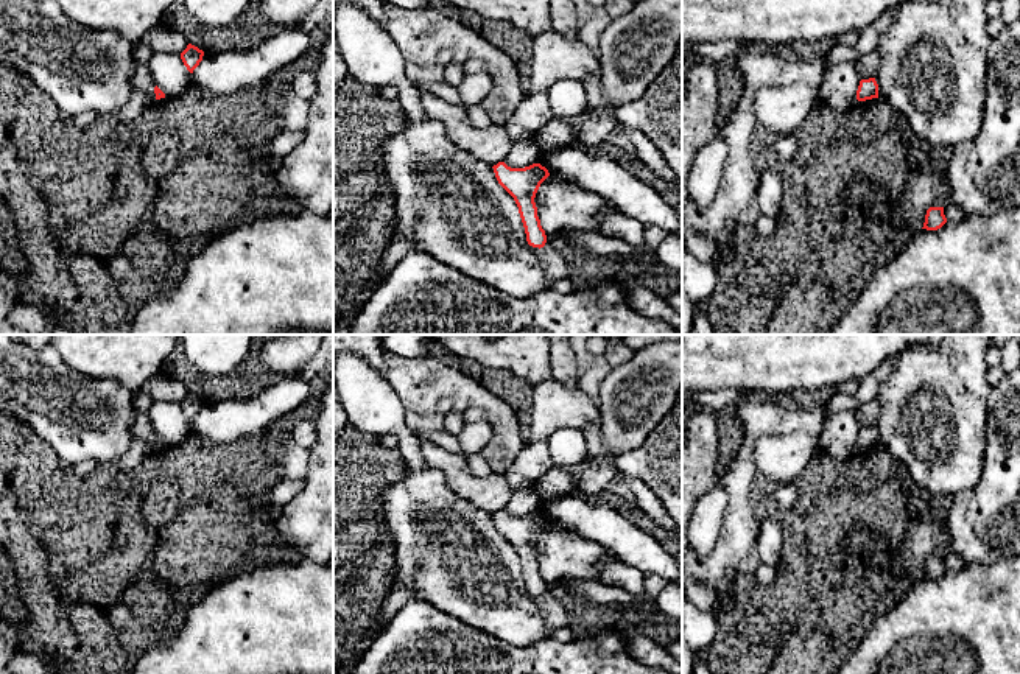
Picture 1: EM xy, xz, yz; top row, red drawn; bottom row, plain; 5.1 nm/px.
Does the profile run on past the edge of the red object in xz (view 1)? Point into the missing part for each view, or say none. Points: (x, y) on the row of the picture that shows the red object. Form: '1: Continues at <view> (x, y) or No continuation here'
1: No continuation here

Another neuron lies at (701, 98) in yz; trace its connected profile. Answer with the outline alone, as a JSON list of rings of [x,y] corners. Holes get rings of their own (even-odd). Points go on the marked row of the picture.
[[[690,59],[682,92],[682,199],[688,199],[690,167],[698,153],[715,137],[719,109],[718,75],[713,64]]]

